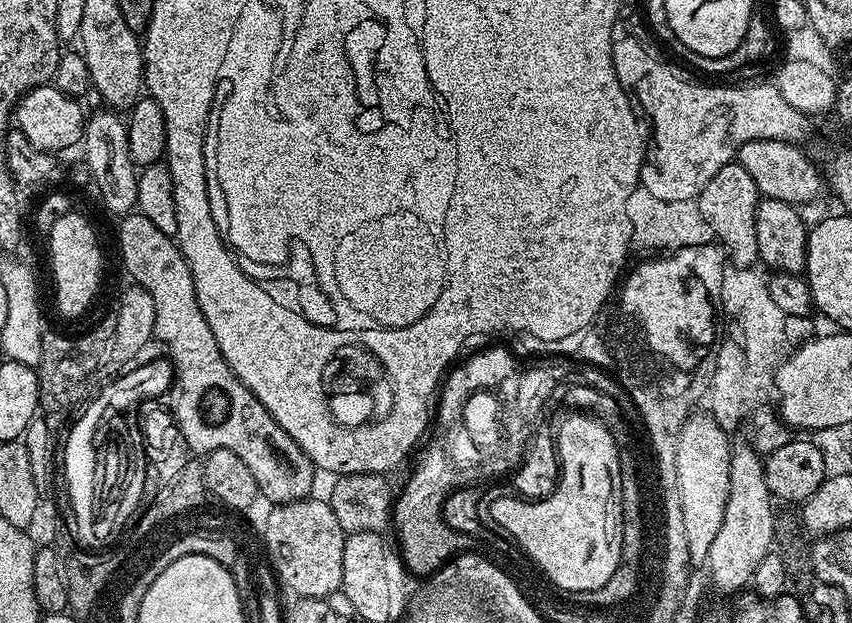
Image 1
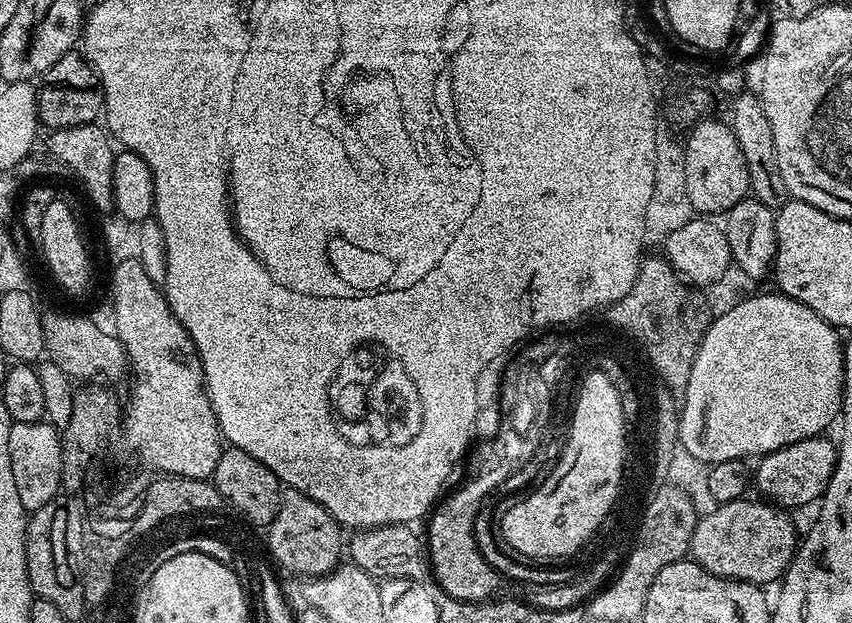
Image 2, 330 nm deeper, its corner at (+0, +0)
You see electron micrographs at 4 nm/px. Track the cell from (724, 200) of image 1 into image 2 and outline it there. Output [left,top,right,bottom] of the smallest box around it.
[688,124,749,214]

